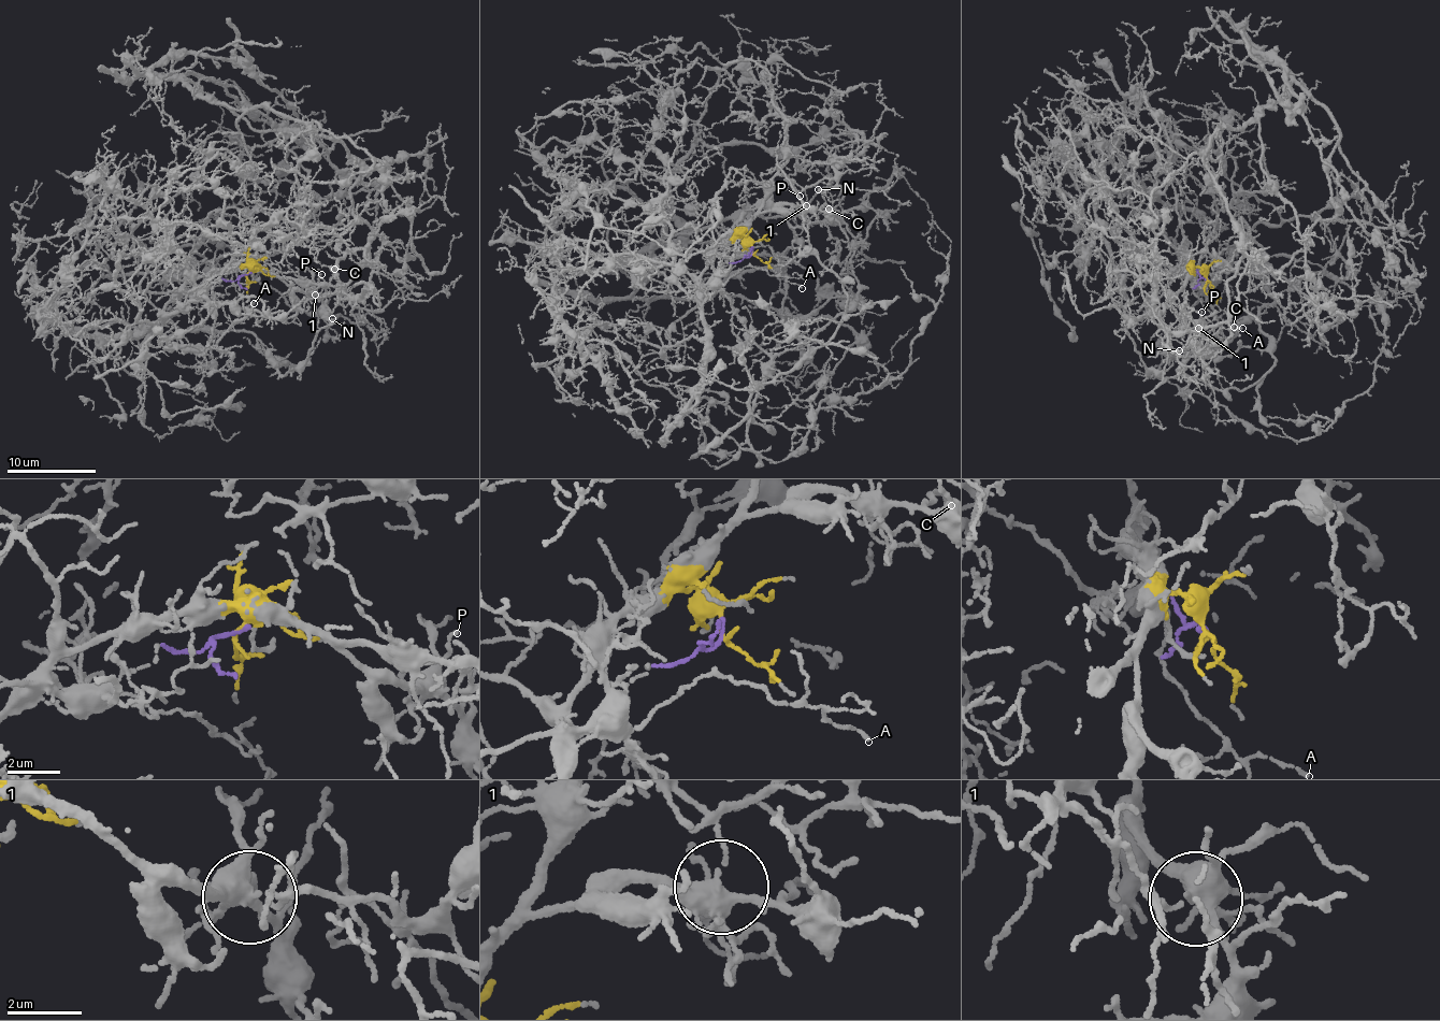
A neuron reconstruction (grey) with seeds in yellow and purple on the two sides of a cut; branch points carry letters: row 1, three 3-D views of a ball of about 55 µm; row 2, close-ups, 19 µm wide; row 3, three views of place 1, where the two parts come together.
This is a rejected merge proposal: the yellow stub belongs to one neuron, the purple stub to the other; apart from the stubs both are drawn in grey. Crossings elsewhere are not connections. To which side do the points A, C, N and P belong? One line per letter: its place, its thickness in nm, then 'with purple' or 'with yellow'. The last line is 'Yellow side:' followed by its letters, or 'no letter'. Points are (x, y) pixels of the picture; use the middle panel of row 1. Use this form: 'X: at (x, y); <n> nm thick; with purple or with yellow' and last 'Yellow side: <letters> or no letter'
A: at (802, 288); 120 nm thick; with purple
C: at (829, 209); 170 nm thick; with yellow
N: at (818, 189); 140 nm thick; with yellow
P: at (800, 196); 140 nm thick; with yellow
Yellow side: C, N, P

